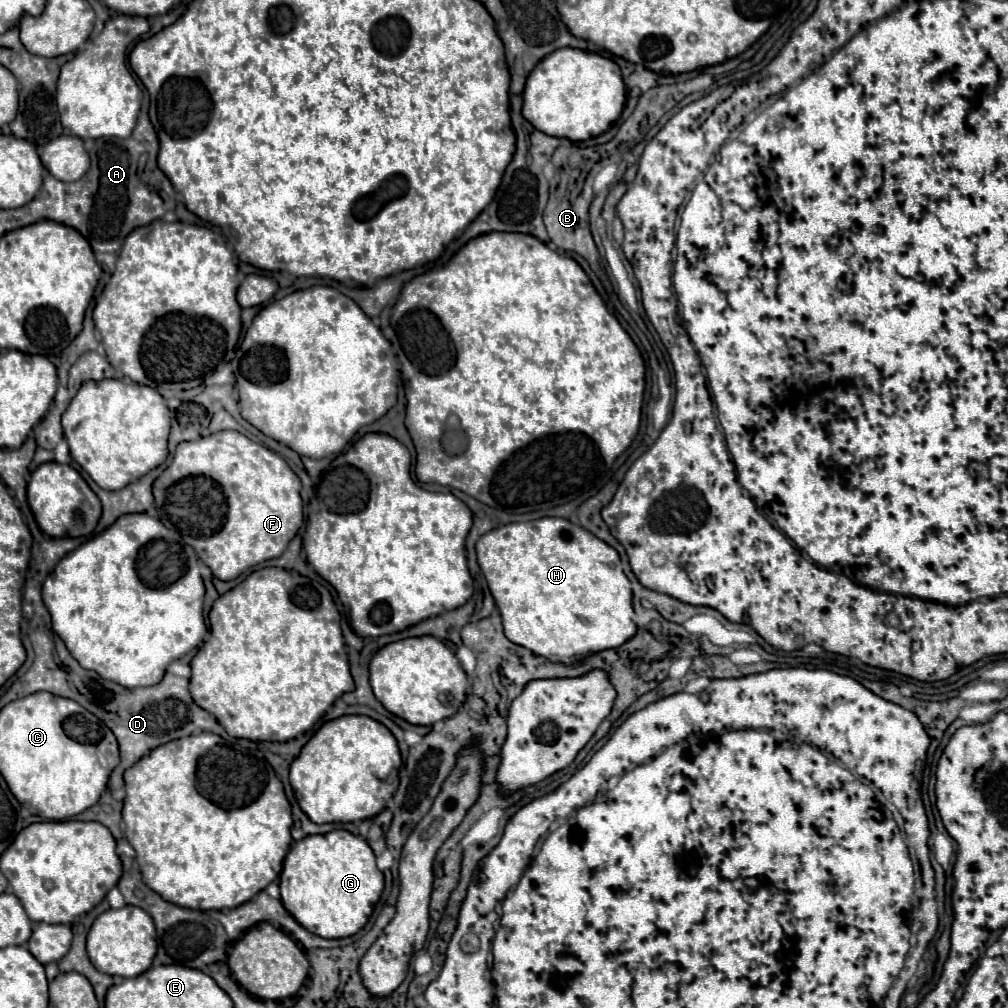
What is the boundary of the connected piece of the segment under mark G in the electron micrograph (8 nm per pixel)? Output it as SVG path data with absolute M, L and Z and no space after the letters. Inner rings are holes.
M346 830L306 836L292 844L280 874L284 908L312 934L346 938L356 934L370 918L384 890L384 876L376 866L368 842Z

